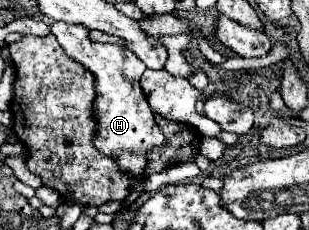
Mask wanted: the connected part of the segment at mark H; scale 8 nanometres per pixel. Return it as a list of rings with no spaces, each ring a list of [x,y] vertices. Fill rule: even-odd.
[[[55,21],[51,25],[51,33],[57,37],[59,45],[65,49],[65,53],[71,59],[85,65],[85,69],[89,69],[95,75],[95,91],[97,91],[95,147],[109,157],[117,157],[121,169],[139,177],[139,173],[143,173],[143,165],[145,165],[143,153],[155,145],[163,145],[163,141],[165,141],[163,133],[159,131],[159,127],[153,119],[149,103],[143,97],[143,89],[139,85],[139,79],[145,71],[143,61],[139,61],[139,57],[135,57],[135,53],[127,51],[125,47],[91,41],[91,37],[89,37],[91,31],[83,29],[83,25],[67,25],[65,21]]]

